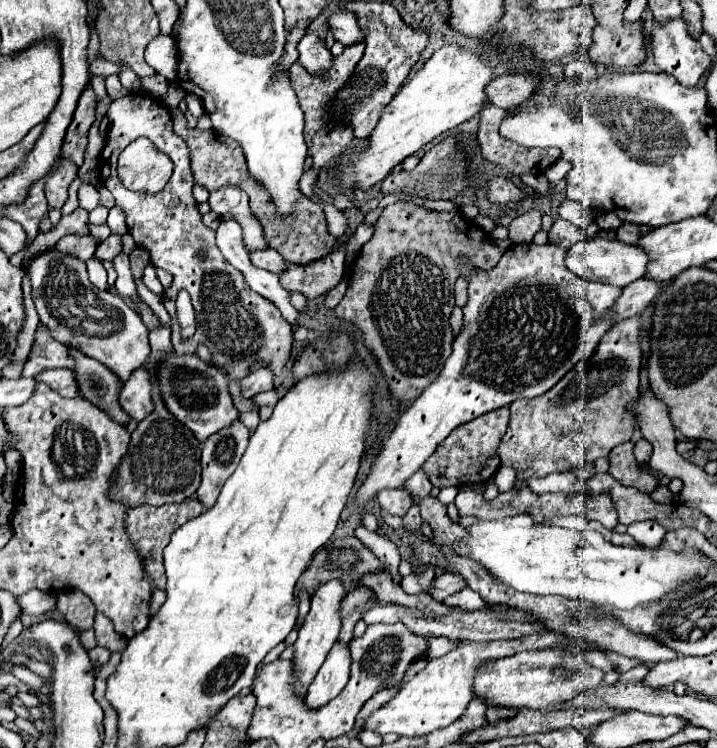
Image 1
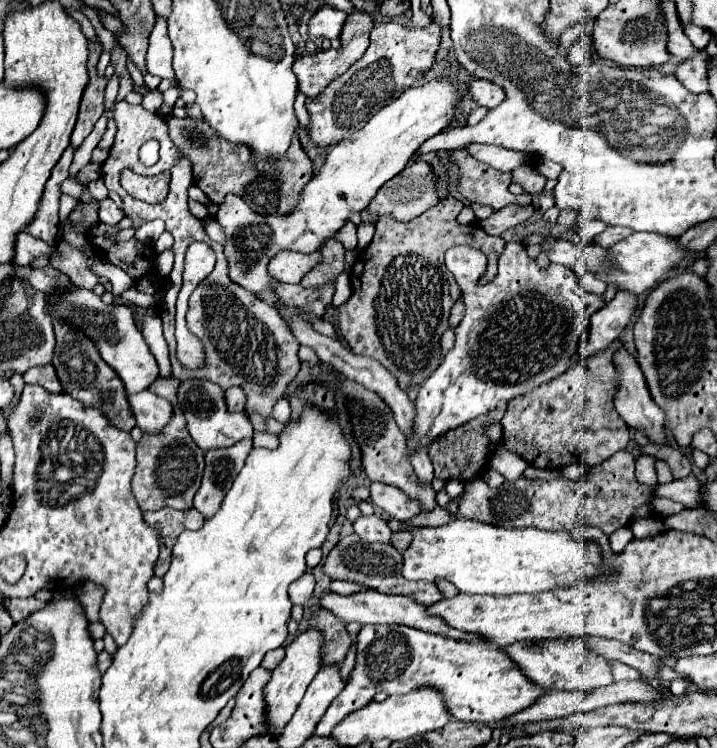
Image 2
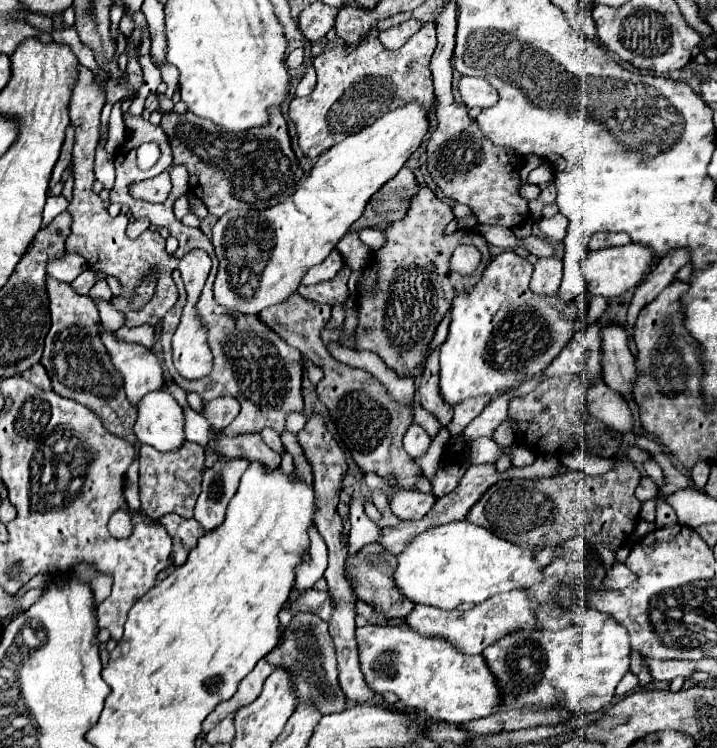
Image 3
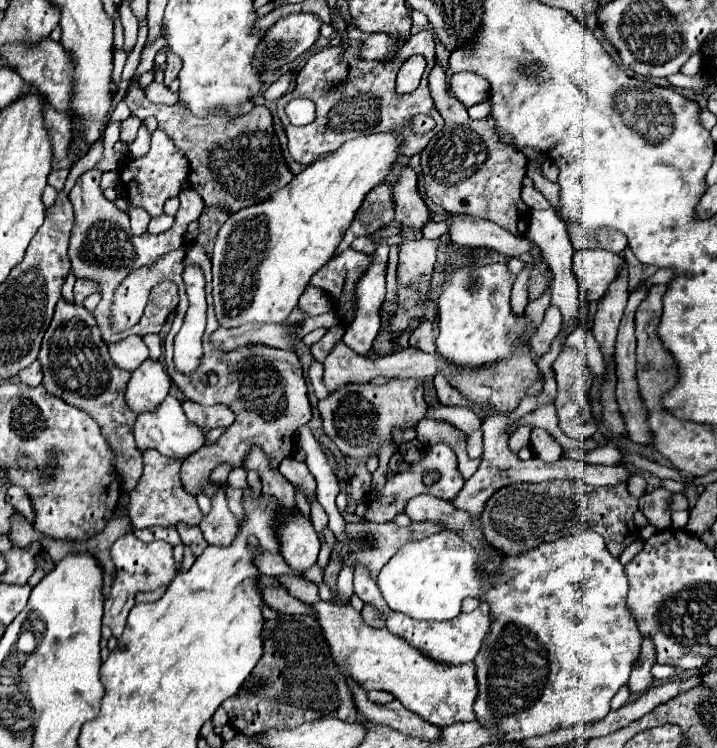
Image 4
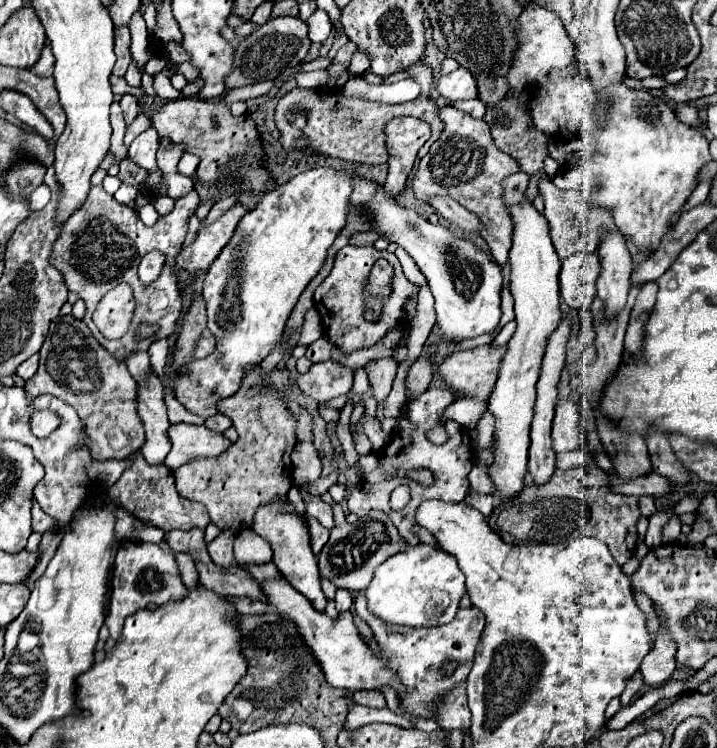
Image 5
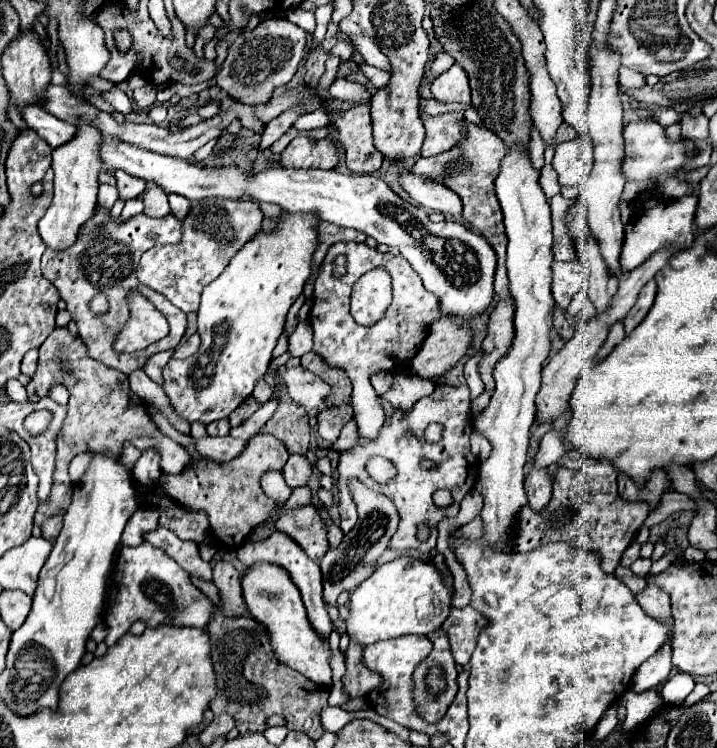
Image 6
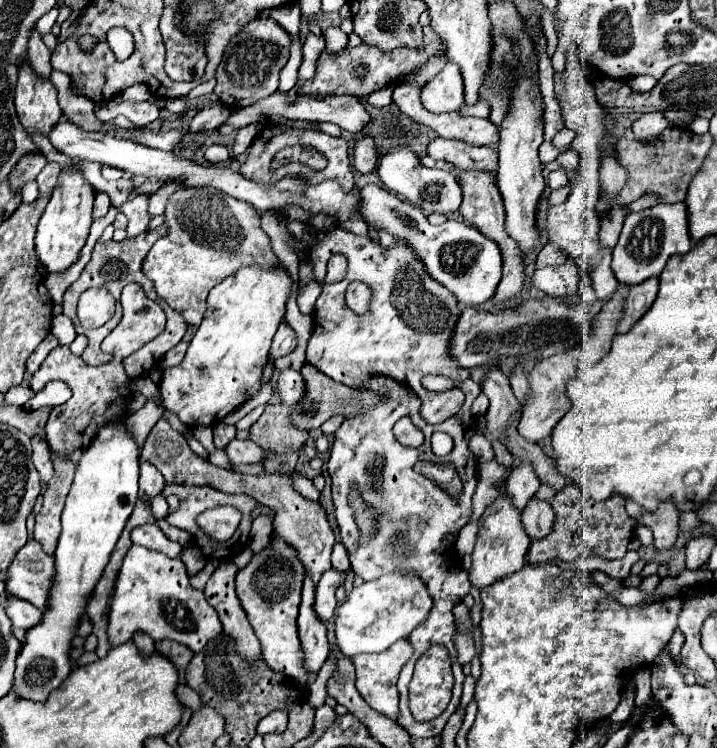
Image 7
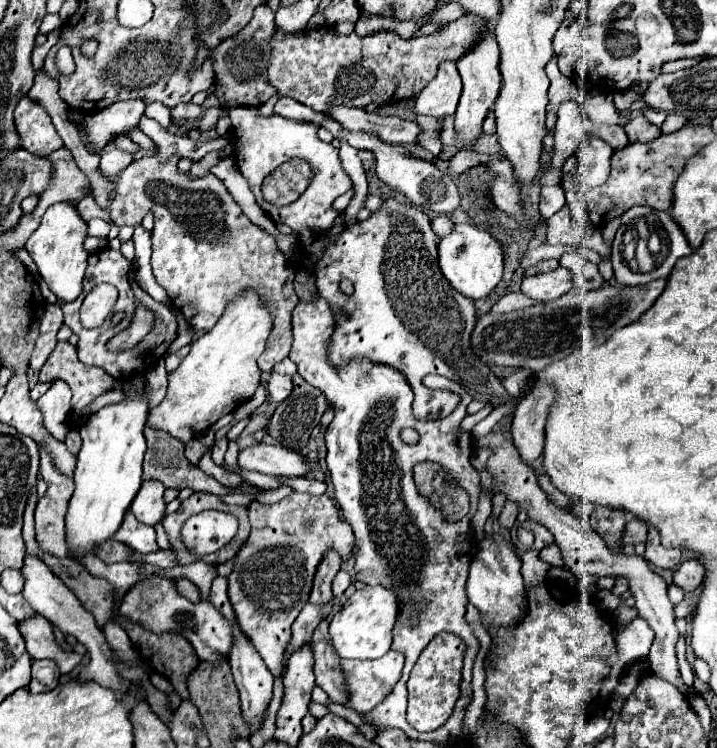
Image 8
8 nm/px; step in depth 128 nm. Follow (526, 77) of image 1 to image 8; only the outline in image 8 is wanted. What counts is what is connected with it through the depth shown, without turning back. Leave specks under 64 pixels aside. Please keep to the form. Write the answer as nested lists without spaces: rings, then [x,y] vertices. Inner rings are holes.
[[[444,60],[438,66],[436,78],[428,82],[426,88],[416,96],[414,110],[416,114],[426,114],[434,118],[450,116],[454,114],[454,108],[458,104],[460,90],[462,90],[462,82],[456,70],[456,62]]]

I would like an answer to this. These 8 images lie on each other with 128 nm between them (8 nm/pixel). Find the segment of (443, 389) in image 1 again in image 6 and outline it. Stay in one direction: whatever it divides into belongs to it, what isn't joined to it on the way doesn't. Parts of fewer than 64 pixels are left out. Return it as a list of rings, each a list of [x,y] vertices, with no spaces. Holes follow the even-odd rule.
[[[104,138],[98,150],[102,166],[108,170],[124,170],[144,182],[160,186],[168,194],[180,194],[188,200],[202,198],[244,198],[250,196],[260,202],[278,204],[288,212],[310,212],[316,218],[354,228],[372,236],[378,244],[398,246],[400,254],[422,278],[426,290],[440,298],[442,312],[462,320],[472,320],[474,314],[482,314],[494,298],[494,272],[496,252],[488,240],[476,232],[470,232],[464,224],[454,220],[432,222],[428,214],[404,202],[396,192],[388,188],[384,180],[372,174],[340,174],[336,170],[296,170],[270,166],[256,174],[246,174],[236,166],[204,166],[202,162],[180,160],[164,154],[156,154],[134,144],[112,144]]]

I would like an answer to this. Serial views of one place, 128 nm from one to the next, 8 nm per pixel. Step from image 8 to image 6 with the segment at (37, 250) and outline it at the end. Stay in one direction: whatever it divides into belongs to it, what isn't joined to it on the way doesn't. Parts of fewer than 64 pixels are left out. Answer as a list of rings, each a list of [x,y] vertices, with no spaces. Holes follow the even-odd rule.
[[[78,122],[78,136],[70,140],[70,144],[64,144],[62,148],[56,148],[52,152],[52,170],[54,170],[54,196],[52,204],[48,206],[46,214],[38,222],[38,232],[42,242],[48,250],[62,252],[70,248],[76,238],[82,224],[86,224],[94,210],[96,210],[96,194],[98,194],[98,172],[102,164],[98,164],[98,140],[102,140],[102,134],[96,126]]]

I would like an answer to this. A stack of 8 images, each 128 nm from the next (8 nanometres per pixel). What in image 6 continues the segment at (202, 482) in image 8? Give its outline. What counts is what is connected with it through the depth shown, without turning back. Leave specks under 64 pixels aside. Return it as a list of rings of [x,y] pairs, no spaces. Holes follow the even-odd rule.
[[[56,328],[46,342],[40,346],[40,362],[38,370],[28,382],[28,398],[32,402],[44,398],[54,384],[64,384],[70,390],[70,402],[68,402],[68,416],[60,428],[56,446],[56,474],[54,474],[54,486],[50,492],[50,500],[44,504],[40,502],[38,512],[34,516],[34,522],[40,526],[48,516],[58,514],[60,508],[68,508],[70,494],[73,490],[73,482],[68,473],[70,460],[82,452],[98,454],[120,454],[124,442],[132,442],[136,448],[156,448],[162,450],[162,462],[160,470],[162,474],[180,474],[192,468],[192,458],[186,452],[184,446],[170,440],[166,434],[160,432],[160,428],[152,422],[148,416],[144,404],[132,396],[126,374],[106,368],[104,364],[98,364],[96,360],[90,360],[86,356],[86,346],[82,340],[72,338],[68,328]],[[292,454],[288,458],[288,462],[284,464],[284,468],[280,470],[280,474],[284,476],[286,484],[294,490],[298,486],[304,486],[312,474],[312,466],[308,464],[308,460],[300,454]],[[316,506],[294,508],[276,520],[276,530],[290,536],[312,560],[320,560],[328,552],[326,524]]]

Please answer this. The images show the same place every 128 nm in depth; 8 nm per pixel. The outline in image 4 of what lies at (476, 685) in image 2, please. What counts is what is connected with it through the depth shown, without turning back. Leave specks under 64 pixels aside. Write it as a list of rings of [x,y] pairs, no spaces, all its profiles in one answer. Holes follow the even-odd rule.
[[[318,600],[312,604],[316,622],[330,646],[330,654],[338,666],[338,674],[344,678],[352,678],[364,690],[384,690],[390,692],[396,700],[400,700],[408,710],[424,718],[426,722],[444,728],[456,722],[474,720],[474,666],[448,666],[434,664],[434,660],[420,656],[416,648],[410,648],[406,640],[398,636],[390,636],[384,628],[374,630],[364,624],[360,612],[356,612],[350,604],[330,604]]]

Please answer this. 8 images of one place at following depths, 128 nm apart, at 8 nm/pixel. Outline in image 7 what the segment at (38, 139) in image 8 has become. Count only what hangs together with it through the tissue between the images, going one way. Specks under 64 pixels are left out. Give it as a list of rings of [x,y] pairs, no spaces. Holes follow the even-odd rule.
[[[24,64],[18,74],[14,96],[18,120],[28,134],[48,136],[54,124],[60,122],[62,110],[56,100],[56,88],[50,80],[34,74],[30,64]]]

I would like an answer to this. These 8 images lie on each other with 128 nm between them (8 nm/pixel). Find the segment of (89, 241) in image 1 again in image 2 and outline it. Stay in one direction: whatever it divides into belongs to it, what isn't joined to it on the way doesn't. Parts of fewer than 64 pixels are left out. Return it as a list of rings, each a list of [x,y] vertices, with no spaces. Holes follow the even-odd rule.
[[[62,240],[56,244],[56,248],[58,248],[58,256],[52,260],[52,266],[62,270],[74,286],[92,290],[98,284],[98,278],[86,266],[88,256],[78,252],[76,248],[72,248],[70,244],[66,244]]]

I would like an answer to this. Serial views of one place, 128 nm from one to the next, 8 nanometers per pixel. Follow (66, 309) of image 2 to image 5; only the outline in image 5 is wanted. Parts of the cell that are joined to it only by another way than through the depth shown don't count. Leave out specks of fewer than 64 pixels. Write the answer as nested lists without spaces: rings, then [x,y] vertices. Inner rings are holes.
[[[148,372],[148,378],[138,386],[138,414],[146,430],[146,442],[140,448],[148,464],[162,464],[168,456],[172,444],[168,438],[168,416],[164,404],[164,386],[154,372]]]

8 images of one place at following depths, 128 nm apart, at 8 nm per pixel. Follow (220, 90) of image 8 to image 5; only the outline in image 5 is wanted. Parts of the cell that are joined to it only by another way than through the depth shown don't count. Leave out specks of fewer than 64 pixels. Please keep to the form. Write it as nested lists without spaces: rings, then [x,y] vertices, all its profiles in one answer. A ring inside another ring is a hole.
[[[296,16],[270,18],[264,26],[260,26],[256,32],[246,36],[236,46],[232,72],[226,78],[226,88],[240,88],[262,80],[274,80],[278,78],[280,72],[298,66],[308,54],[308,48],[310,48],[310,38],[308,38],[308,26],[304,20]]]

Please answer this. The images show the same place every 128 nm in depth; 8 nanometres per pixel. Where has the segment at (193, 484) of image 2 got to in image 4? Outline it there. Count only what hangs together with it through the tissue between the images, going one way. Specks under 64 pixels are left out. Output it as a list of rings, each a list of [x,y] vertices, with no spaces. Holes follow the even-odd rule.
[[[146,450],[142,452],[144,472],[138,482],[138,486],[128,494],[128,512],[130,520],[136,528],[150,528],[150,526],[176,526],[178,522],[196,526],[202,520],[202,512],[198,508],[198,502],[194,496],[190,496],[180,482],[178,468],[182,466],[182,460],[170,460],[162,456],[158,450]]]

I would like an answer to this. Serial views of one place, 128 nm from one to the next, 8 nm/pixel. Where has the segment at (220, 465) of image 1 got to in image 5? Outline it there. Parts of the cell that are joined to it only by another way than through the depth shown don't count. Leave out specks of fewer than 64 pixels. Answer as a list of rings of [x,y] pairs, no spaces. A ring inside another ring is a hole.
[[[222,530],[220,536],[208,544],[210,558],[212,558],[212,562],[214,562],[216,566],[220,566],[220,568],[230,568],[230,566],[234,564],[234,554],[232,554],[234,538],[236,538],[234,532]]]

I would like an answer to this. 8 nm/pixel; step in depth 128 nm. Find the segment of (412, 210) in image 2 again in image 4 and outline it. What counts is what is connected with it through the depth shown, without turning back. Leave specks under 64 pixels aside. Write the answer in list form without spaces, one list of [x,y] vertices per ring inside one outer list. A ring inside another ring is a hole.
[[[380,184],[372,188],[364,198],[350,228],[346,230],[342,242],[338,244],[336,254],[346,250],[354,238],[372,234],[382,226],[388,226],[392,220],[394,220],[394,202],[390,200],[390,184]]]

